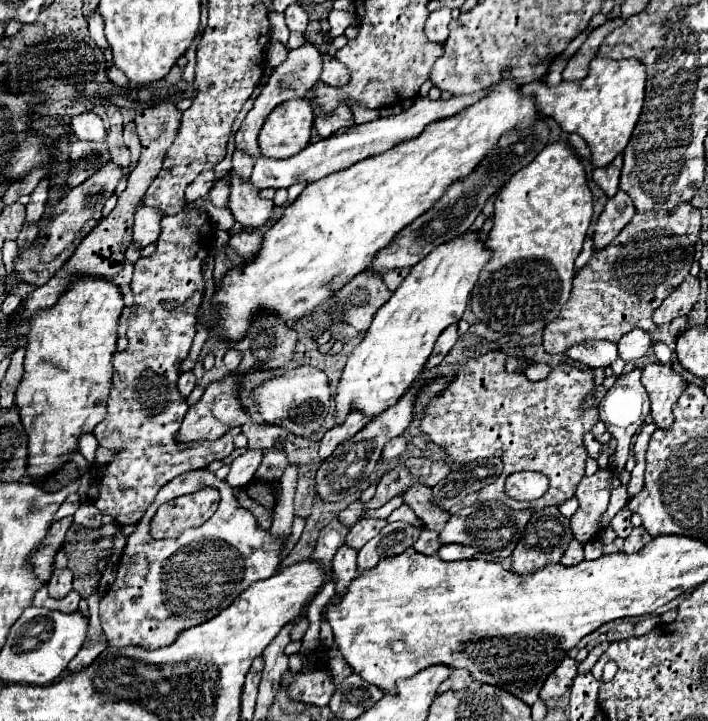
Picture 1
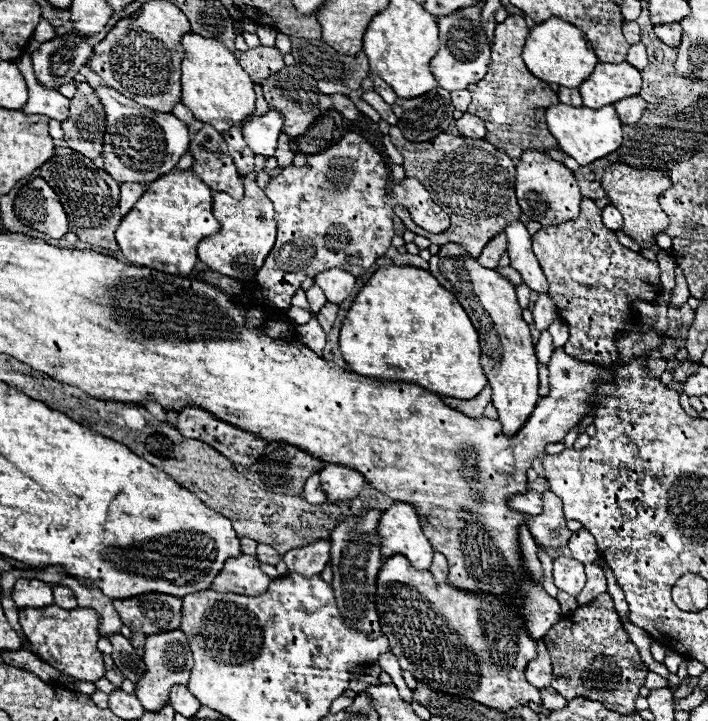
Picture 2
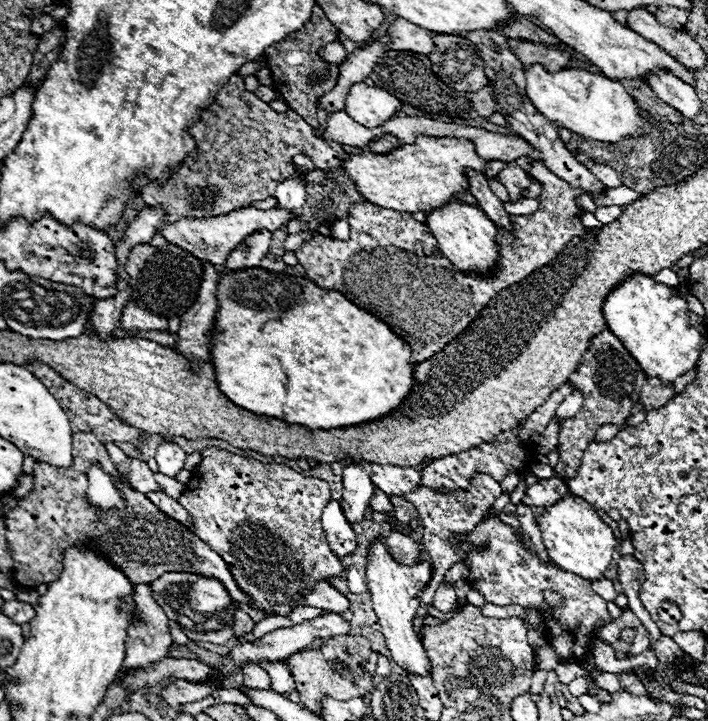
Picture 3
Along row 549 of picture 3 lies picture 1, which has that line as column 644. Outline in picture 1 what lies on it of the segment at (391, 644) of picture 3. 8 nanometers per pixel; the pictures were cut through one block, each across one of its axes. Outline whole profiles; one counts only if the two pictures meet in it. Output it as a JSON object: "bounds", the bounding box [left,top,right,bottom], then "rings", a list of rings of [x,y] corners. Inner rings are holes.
{"bounds":[642,364,686,428],"rings":[[[648,364],[642,370],[642,384],[650,396],[652,420],[658,428],[672,426],[672,408],[682,396],[686,382],[684,378],[664,364]]]}

